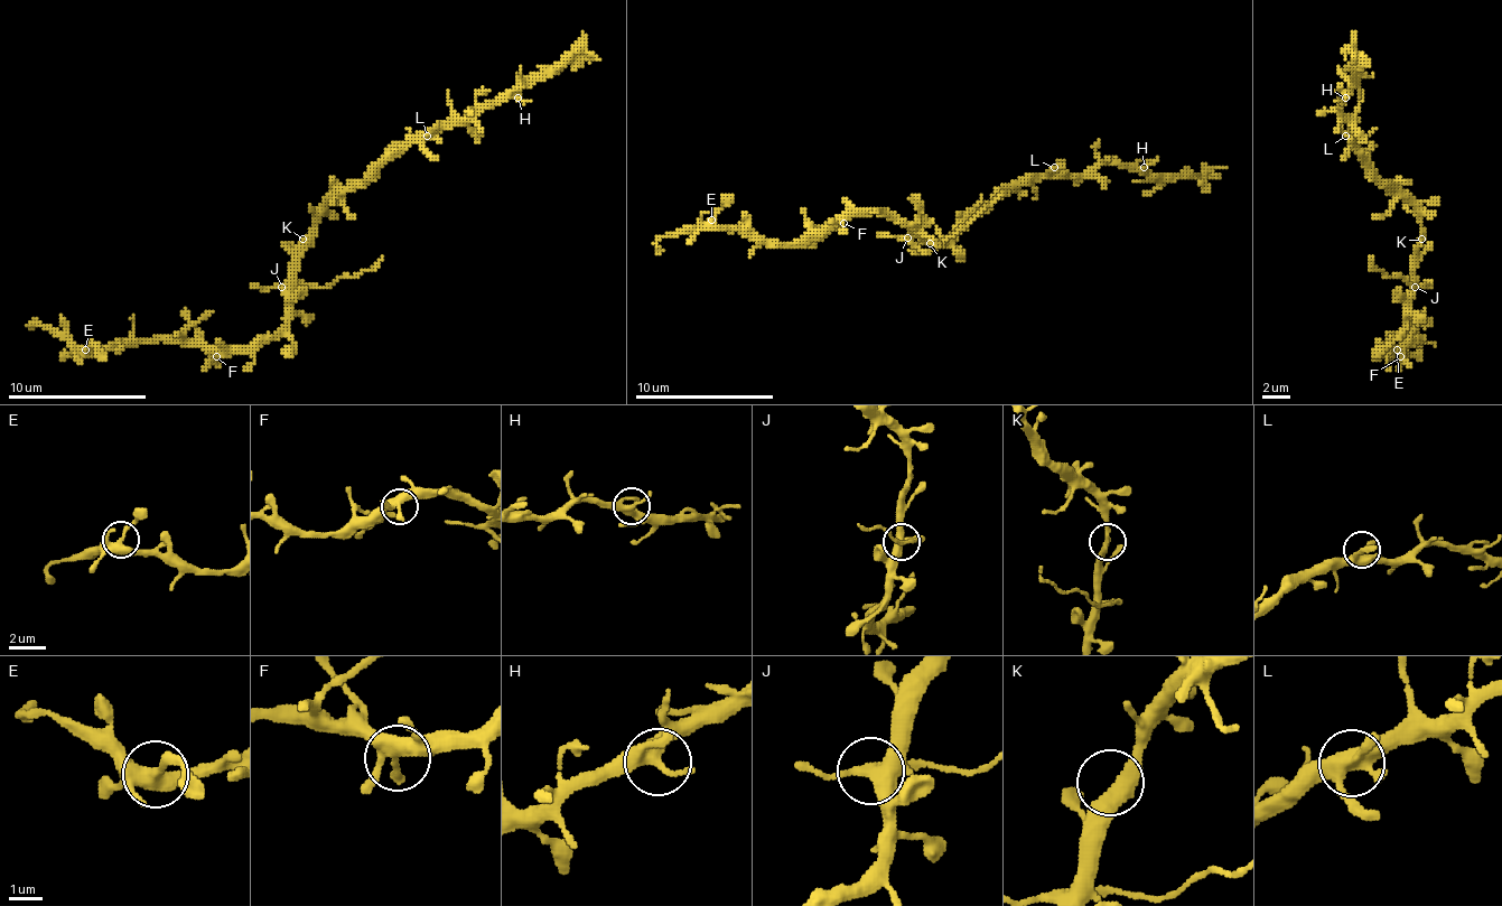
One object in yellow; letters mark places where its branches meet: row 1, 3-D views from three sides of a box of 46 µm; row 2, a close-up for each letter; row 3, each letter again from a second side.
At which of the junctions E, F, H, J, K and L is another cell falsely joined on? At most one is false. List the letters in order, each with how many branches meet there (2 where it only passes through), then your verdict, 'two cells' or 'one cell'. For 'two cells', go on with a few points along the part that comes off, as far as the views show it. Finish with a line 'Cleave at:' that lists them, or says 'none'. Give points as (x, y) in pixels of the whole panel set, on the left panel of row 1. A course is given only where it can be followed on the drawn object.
E: branches 4; one cell
F: branches 3; one cell
H: branches 4; one cell
J: branches 4; two cells; course (282, 288), (296, 285), (327, 288), (341, 277), (355, 277), (375, 267), (382, 257)
K: branches 2; one cell
L: branches 4; one cell
Cleave at: J

